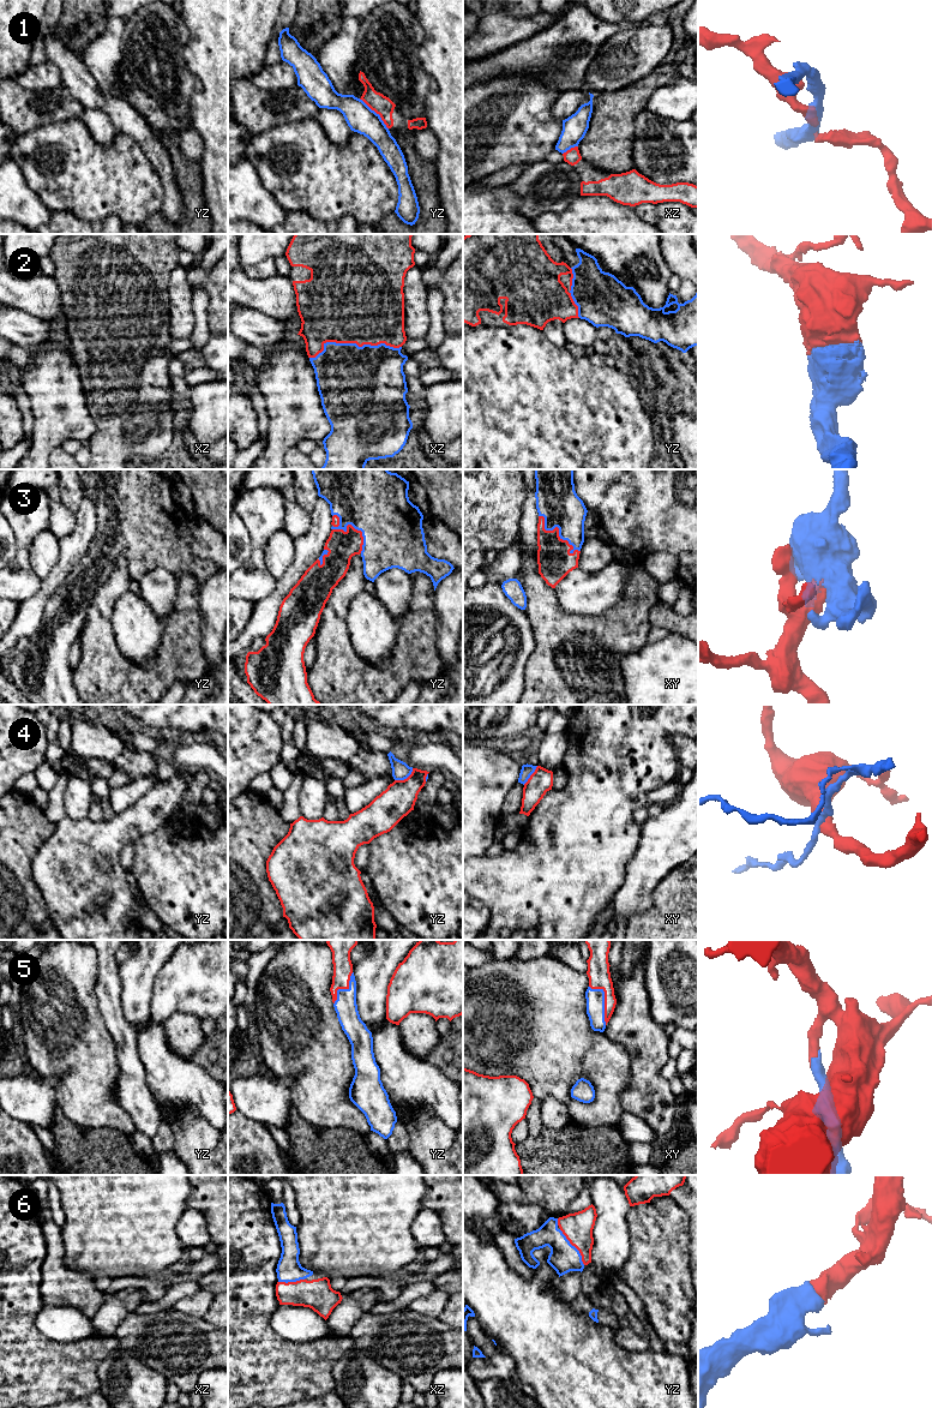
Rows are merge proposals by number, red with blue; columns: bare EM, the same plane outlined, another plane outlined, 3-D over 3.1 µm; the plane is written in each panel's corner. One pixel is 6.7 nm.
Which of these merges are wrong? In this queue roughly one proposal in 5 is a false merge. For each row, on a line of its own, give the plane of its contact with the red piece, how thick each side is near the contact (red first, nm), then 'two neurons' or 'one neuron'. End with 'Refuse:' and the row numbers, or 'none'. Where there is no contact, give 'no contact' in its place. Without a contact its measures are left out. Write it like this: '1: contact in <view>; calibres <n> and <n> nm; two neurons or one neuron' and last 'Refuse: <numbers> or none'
1: contact in yz; calibres 130 and 190 nm; two neurons
2: contact in xz; calibres 500 and 460 nm; one neuron
3: contact in yz; calibres 190 and 460 nm; one neuron
4: contact in yz; calibres 220 and 120 nm; two neurons
5: contact in xy; calibres 150 and 130 nm; one neuron
6: contact in yz; calibres 200 and 200 nm; one neuron
Refuse: 1, 4

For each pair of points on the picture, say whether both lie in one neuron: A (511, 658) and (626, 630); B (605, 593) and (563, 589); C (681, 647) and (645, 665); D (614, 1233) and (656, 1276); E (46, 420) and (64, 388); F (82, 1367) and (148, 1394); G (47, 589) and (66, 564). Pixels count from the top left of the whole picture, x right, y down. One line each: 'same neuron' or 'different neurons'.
A: different neurons
B: same neuron
C: same neuron
D: different neurons
E: same neuron
F: different neurons
G: same neuron

